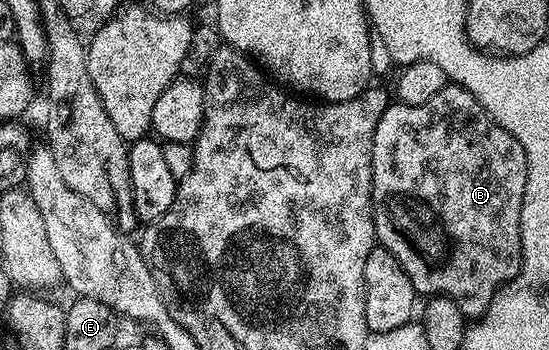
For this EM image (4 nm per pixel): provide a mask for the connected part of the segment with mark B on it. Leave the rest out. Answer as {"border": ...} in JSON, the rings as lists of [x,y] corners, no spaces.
{"border":[[[450,81],[436,97],[424,101],[424,105],[408,105],[397,101],[391,102],[384,109],[380,121],[376,125],[374,134],[374,156],[372,157],[372,205],[374,207],[374,234],[377,242],[408,273],[408,281],[412,281],[415,292],[422,297],[446,295],[456,301],[462,314],[467,317],[477,317],[486,311],[490,301],[498,288],[502,287],[522,268],[522,246],[520,245],[520,209],[524,201],[524,185],[528,177],[528,161],[520,141],[508,133],[493,117],[478,104],[478,98],[468,89]]]}

